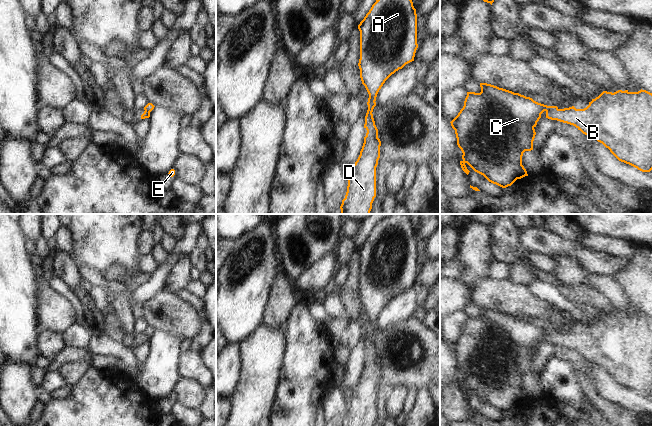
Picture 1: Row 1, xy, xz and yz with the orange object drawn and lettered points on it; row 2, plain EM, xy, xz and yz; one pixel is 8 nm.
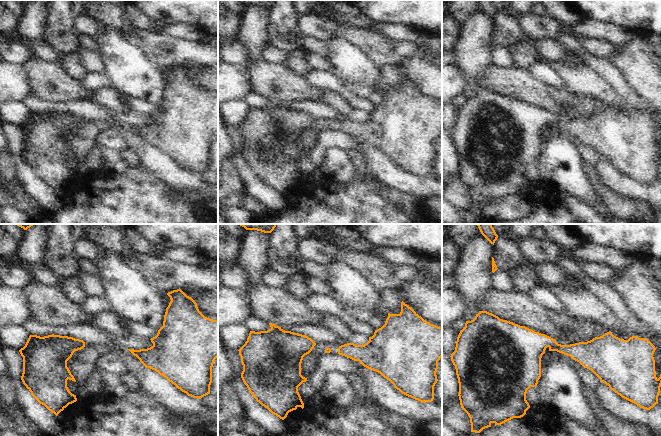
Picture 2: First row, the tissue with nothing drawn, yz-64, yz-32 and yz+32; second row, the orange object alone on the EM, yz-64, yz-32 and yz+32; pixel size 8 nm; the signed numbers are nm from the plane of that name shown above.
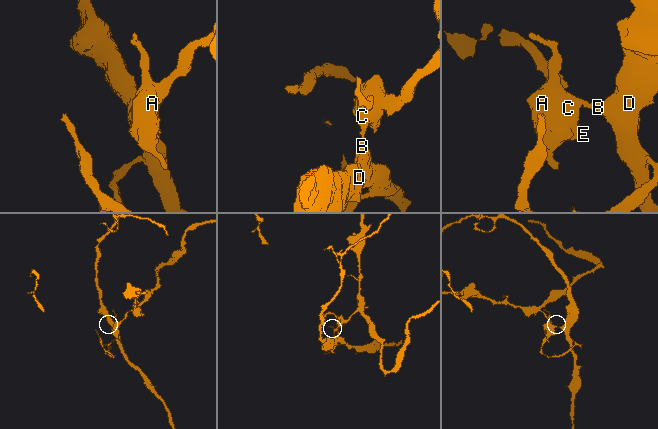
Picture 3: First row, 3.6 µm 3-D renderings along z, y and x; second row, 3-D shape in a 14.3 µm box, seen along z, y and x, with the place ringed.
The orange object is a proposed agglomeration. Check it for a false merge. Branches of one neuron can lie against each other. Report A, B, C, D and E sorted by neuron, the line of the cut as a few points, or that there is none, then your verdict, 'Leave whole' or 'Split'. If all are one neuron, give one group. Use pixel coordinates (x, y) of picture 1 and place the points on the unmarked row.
Groups: A C E / B D. Split along yz (553, 330), (546, 335). Split.

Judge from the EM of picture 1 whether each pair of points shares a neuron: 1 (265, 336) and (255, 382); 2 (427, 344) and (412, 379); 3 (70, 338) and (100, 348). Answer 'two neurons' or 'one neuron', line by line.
1: one neuron
2: one neuron
3: two neurons

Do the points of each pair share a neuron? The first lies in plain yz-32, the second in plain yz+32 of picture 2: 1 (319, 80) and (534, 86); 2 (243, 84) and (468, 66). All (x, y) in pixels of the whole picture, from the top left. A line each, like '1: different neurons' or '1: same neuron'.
1: different neurons
2: different neurons

